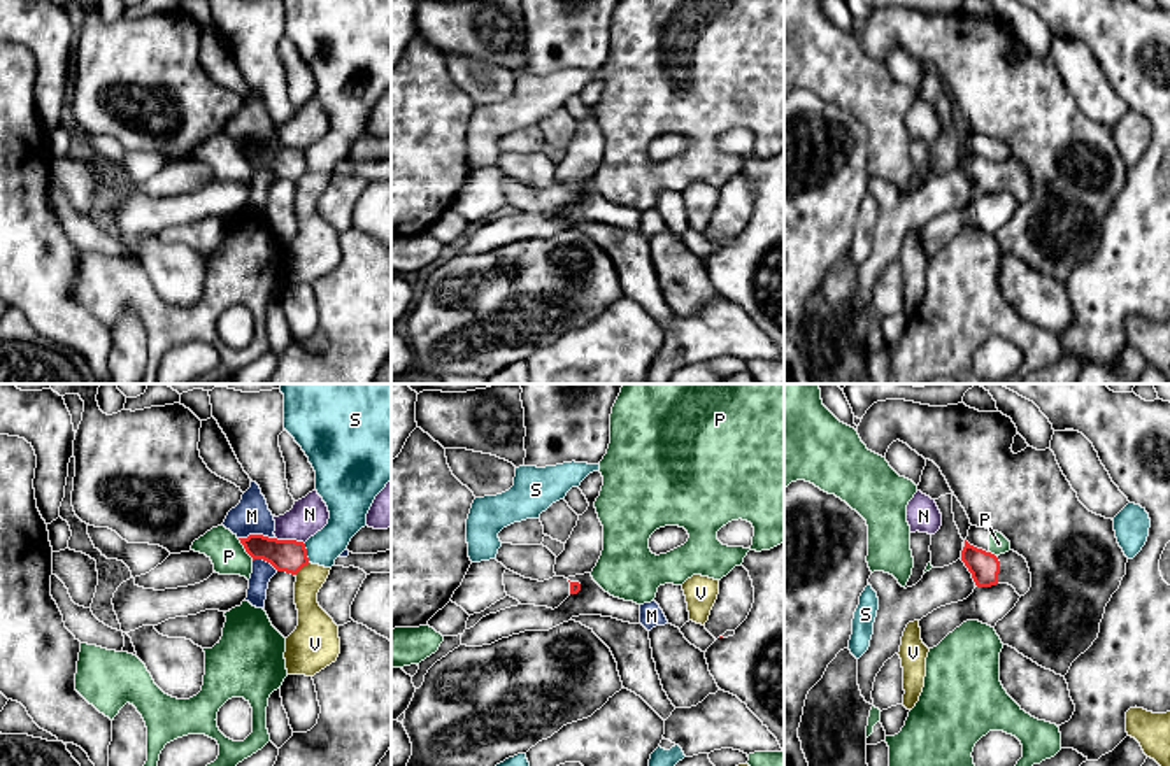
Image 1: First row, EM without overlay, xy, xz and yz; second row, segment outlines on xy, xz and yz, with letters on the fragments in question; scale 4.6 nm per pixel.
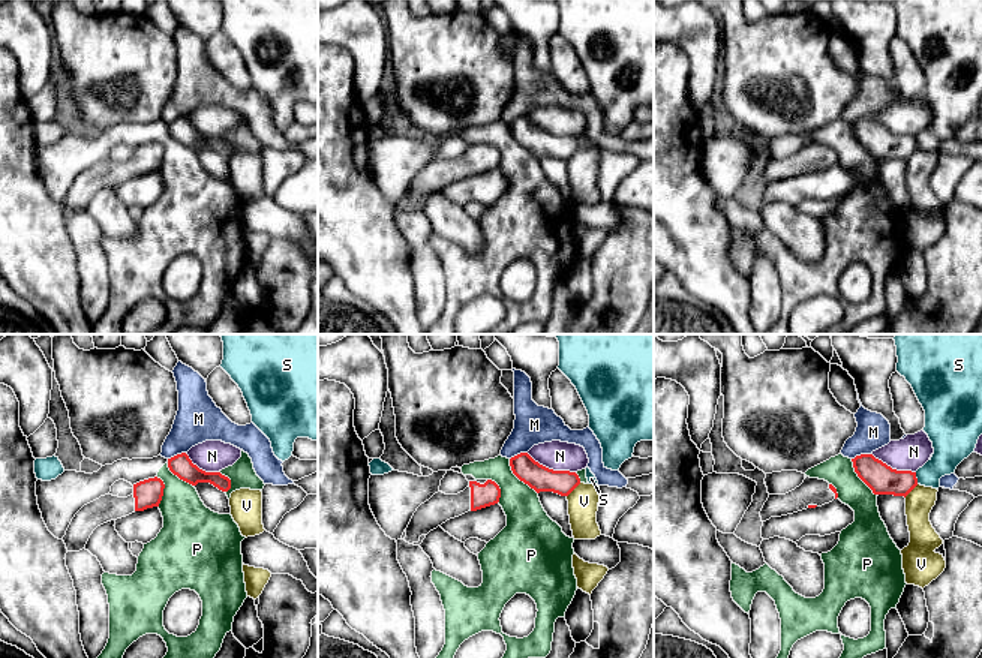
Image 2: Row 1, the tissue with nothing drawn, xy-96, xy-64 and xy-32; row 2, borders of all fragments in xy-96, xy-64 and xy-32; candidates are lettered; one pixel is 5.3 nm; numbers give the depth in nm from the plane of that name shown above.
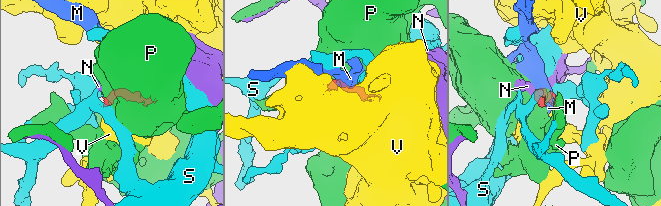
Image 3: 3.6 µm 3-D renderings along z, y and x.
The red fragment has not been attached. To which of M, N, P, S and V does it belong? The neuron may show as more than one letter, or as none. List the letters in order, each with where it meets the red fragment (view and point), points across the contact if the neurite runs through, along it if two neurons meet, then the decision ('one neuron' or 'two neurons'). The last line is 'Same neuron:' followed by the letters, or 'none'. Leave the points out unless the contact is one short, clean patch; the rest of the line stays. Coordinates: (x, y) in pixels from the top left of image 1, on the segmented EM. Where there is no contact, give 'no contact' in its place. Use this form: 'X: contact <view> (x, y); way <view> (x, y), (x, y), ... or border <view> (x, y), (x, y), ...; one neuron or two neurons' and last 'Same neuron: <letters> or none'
M: contact xy (256, 535); border xy (274, 537), (248, 535), (239, 539); two neurons
N: contact xy (290, 540); border xy (276, 537), (304, 544); two neurons
P: contact xy (244, 547); two neurons
S: contact xy (306, 553); border xy (304, 544), (309, 561); two neurons
V: contact xy (302, 567); border xy (309, 563), (295, 575); two neurons
Same neuron: none

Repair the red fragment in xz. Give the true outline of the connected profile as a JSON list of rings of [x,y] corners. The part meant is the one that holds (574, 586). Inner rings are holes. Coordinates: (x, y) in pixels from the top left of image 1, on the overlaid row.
[[[510,570],[503,573],[503,585],[507,596],[517,599],[521,605],[535,605],[558,608],[570,594],[581,591],[579,582],[570,582],[565,577],[553,577],[549,580],[539,582],[524,578]]]

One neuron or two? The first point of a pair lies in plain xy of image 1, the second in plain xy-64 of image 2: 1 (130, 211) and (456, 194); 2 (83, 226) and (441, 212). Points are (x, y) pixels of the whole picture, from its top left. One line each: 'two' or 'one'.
1: one
2: two

